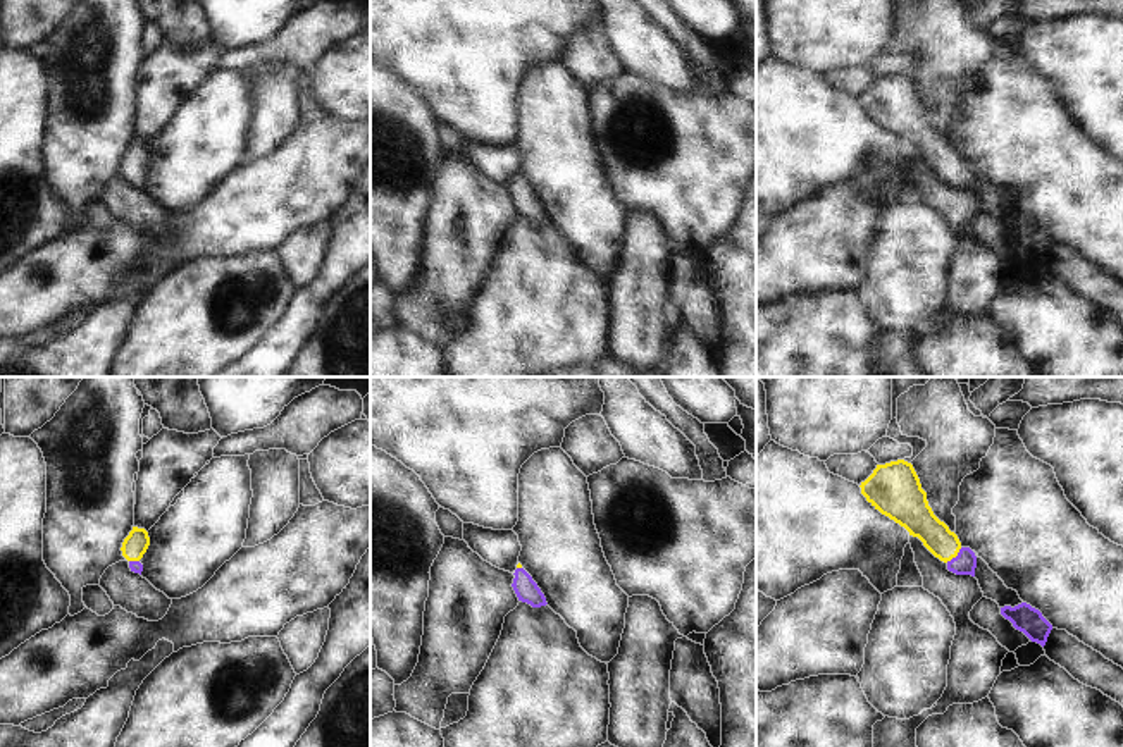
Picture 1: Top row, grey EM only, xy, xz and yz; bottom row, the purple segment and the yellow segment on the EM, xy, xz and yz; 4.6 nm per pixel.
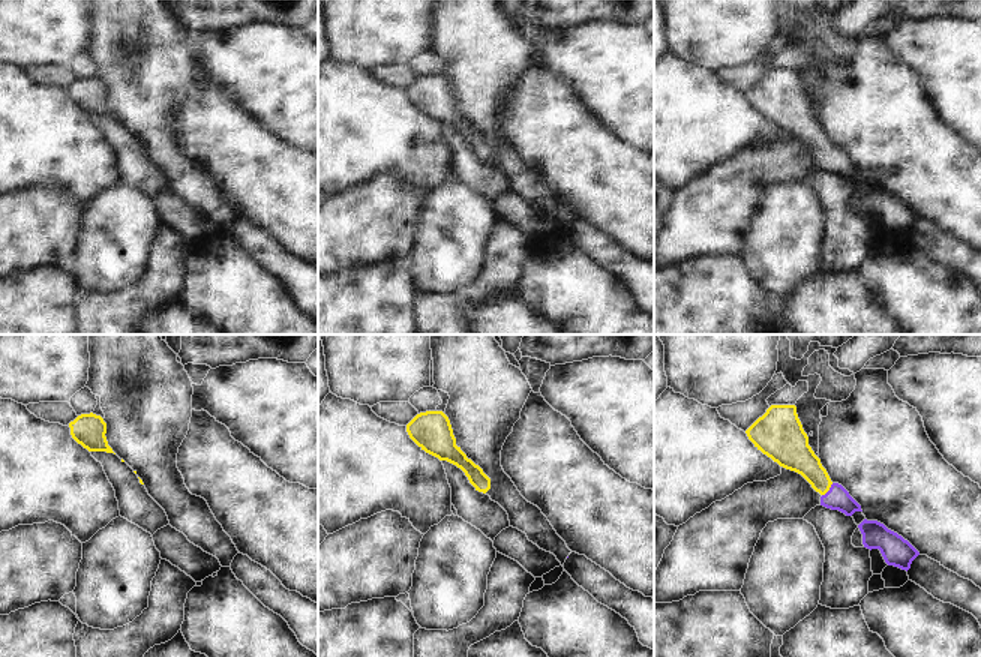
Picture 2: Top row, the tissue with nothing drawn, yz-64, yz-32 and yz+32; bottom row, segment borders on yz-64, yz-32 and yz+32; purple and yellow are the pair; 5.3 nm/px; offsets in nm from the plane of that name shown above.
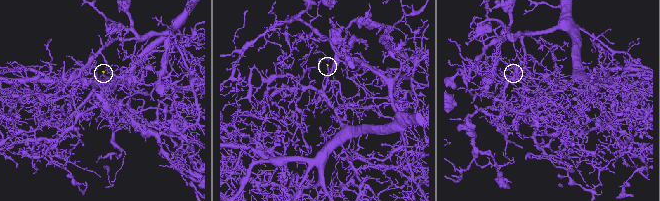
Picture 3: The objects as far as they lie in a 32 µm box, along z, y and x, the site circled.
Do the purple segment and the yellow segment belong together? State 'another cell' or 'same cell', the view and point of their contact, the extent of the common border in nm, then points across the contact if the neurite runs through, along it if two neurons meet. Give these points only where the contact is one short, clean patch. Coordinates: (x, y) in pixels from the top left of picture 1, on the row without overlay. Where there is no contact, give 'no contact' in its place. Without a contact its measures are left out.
same cell; contact yz (956, 171); length 100 nm; way yz (965, 178), (956, 171), (918, 133)

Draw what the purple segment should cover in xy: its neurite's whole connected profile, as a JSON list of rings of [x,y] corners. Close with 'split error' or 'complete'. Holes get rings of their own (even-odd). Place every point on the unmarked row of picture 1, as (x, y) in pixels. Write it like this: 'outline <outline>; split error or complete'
outline [[[133,141],[133,145],[124,153],[121,162],[122,170],[129,176],[131,186],[141,189],[143,179],[140,177],[140,174],[146,167],[148,160],[150,160],[148,146],[145,143]]]; split error

